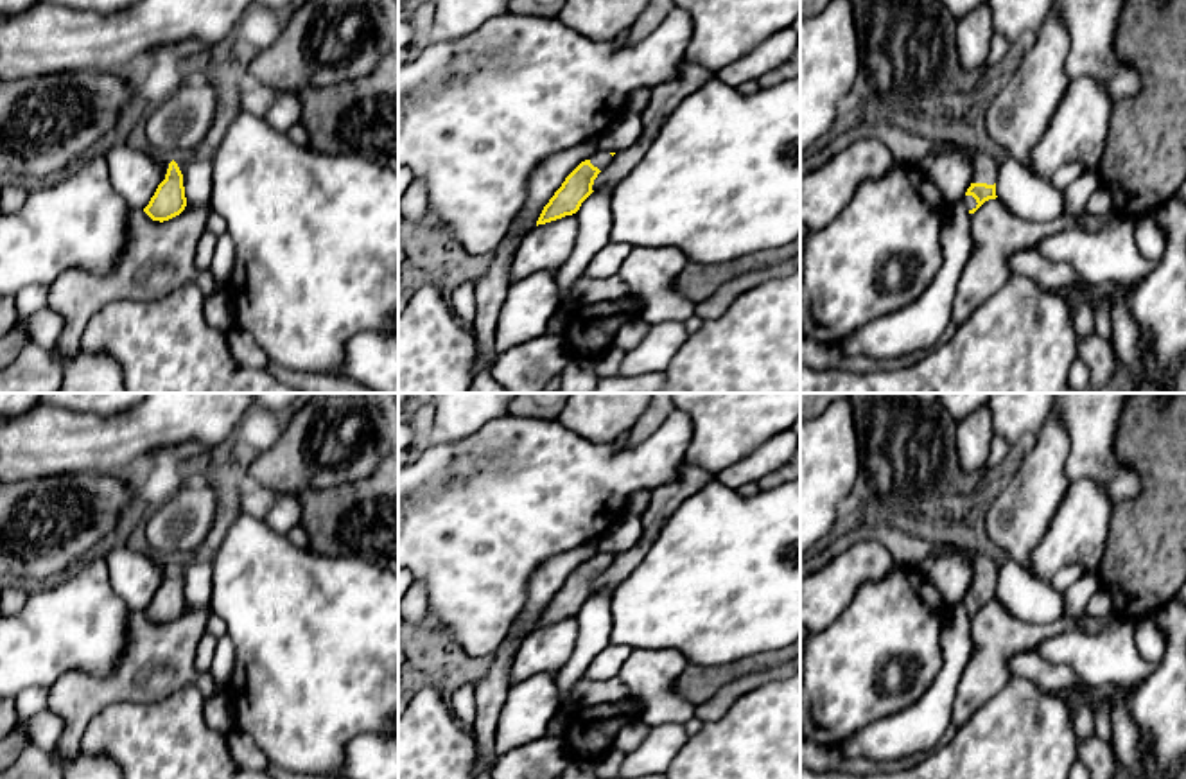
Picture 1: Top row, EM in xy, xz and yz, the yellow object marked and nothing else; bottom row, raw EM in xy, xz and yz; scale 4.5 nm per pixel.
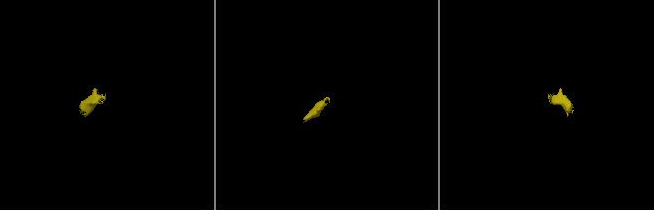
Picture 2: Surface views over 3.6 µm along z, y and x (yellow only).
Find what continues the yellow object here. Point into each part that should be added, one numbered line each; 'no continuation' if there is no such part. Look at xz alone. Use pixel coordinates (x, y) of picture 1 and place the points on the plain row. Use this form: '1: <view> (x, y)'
1: xz (601, 560)

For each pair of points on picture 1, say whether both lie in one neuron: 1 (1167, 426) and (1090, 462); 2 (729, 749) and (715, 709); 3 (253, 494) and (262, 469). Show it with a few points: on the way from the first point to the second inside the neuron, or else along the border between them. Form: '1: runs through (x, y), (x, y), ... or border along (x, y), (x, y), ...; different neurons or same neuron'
1: border along (1122, 411), (1115, 458), (1138, 478), (1138, 485); different neurons
2: border along (750, 691), (745, 691), (720, 717), (704, 724); different neurons
3: border along (248, 474), (277, 496); different neurons

